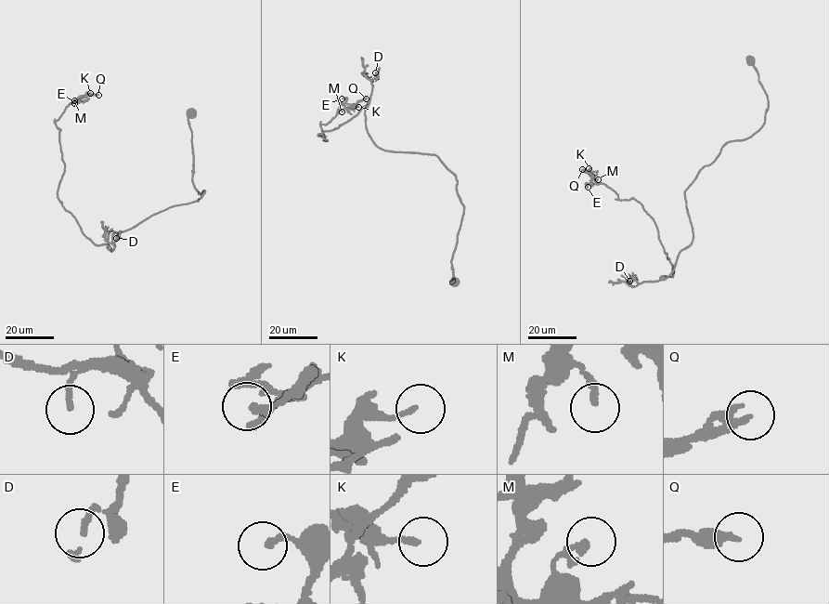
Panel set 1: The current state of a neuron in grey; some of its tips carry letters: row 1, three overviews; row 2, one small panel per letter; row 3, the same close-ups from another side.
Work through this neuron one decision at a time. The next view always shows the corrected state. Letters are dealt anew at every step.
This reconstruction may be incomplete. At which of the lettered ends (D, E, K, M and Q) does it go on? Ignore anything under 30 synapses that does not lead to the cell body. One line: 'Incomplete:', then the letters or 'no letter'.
Incomplete: no letter

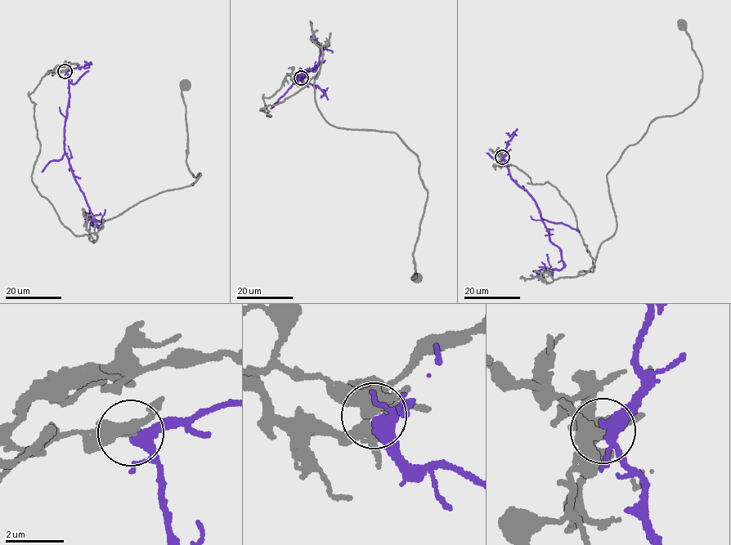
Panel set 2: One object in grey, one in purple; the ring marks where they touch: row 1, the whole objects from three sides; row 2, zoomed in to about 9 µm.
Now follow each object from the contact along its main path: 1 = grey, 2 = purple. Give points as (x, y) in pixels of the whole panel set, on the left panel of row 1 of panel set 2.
1: (65, 71), (29, 96), (32, 180), (94, 242), (94, 219), (200, 174), (186, 164), (185, 86)
2: (65, 71), (69, 96), (65, 151), (88, 207), (93, 225), (93, 220), (86, 213), (85, 221)

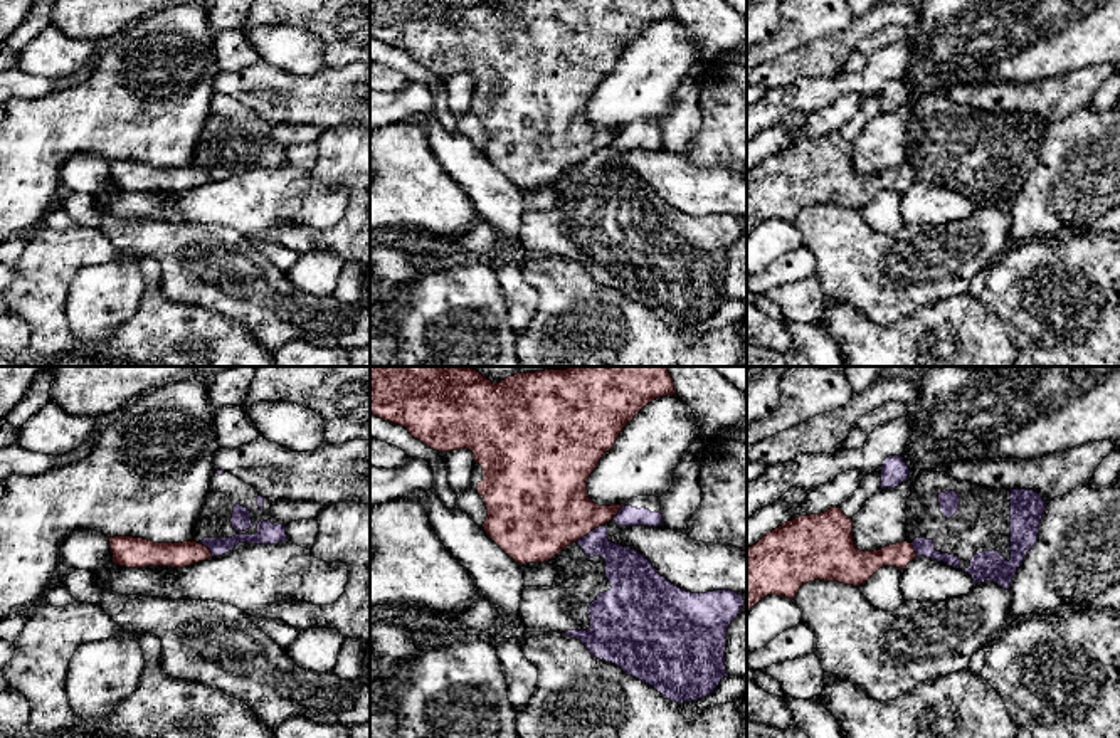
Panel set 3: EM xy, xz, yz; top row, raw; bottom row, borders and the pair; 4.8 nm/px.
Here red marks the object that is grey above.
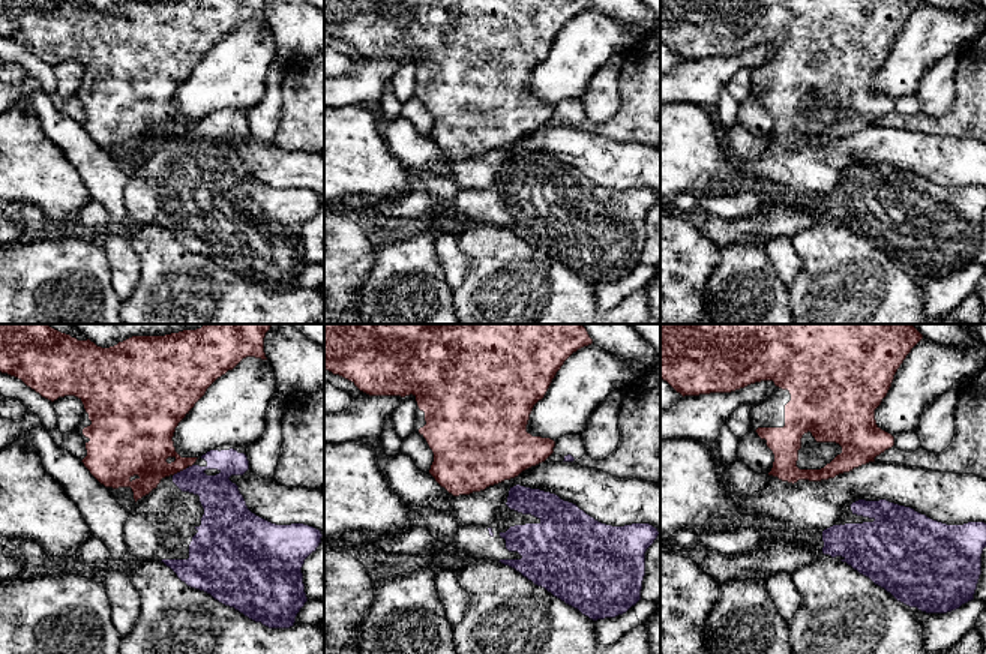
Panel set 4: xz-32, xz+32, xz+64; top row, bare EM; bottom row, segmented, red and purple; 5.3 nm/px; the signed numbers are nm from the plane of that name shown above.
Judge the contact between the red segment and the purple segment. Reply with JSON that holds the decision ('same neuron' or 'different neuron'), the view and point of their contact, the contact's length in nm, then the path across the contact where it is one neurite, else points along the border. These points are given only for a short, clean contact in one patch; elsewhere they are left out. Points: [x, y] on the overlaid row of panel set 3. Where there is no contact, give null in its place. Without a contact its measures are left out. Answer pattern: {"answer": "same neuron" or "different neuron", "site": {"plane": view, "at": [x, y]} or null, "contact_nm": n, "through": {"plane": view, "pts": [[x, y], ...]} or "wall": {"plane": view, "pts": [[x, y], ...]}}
{"answer": "different neuron", "site": {"plane": "xz", "at": [589, 532]}, "contact_nm": 160, "wall": {"plane": "xz", "pts": [[602, 525], [575, 542]]}}

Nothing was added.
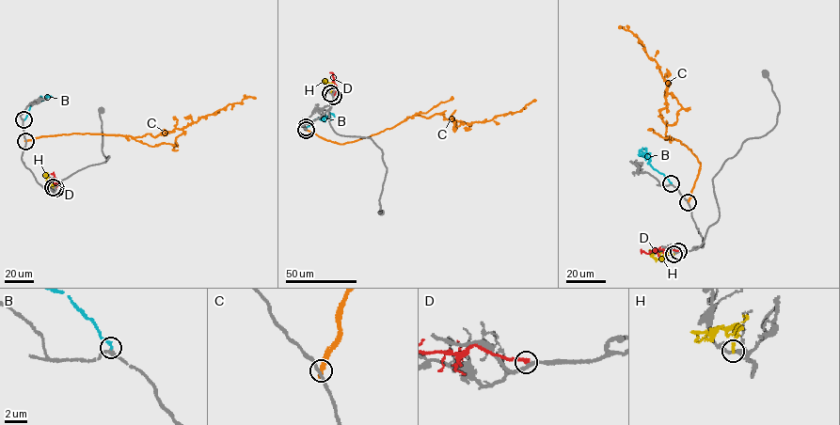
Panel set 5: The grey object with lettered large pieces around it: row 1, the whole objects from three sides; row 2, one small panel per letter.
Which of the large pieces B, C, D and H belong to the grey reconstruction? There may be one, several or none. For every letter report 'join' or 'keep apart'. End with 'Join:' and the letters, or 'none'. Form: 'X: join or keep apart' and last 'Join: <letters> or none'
B: join
C: keep apart
D: keep apart
H: keep apart
Join: B

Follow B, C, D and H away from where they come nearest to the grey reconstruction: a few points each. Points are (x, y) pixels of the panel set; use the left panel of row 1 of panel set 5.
B: (23, 119), (32, 103), (51, 96)
C: (25, 141), (75, 133), (134, 137), (150, 133), (157, 136), (165, 130), (182, 129), (245, 97), (256, 98)
D: (55, 188), (57, 183), (51, 174)
H: (53, 187), (46, 176)

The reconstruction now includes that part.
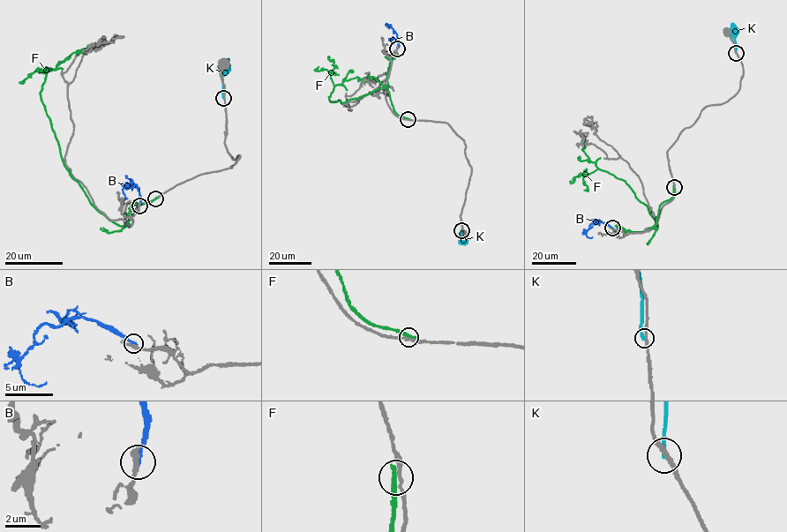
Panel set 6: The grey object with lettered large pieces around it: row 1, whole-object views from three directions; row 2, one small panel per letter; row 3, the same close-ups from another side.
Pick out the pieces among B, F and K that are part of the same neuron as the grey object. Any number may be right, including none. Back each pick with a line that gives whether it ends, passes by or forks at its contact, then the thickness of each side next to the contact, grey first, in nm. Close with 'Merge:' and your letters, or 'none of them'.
Merge: none of them

